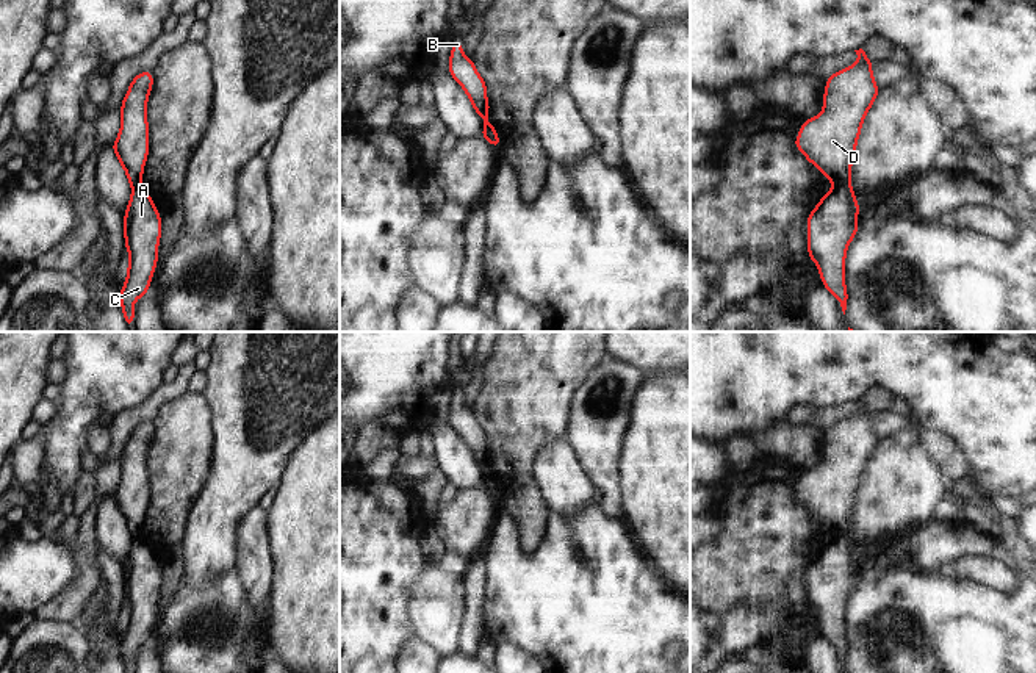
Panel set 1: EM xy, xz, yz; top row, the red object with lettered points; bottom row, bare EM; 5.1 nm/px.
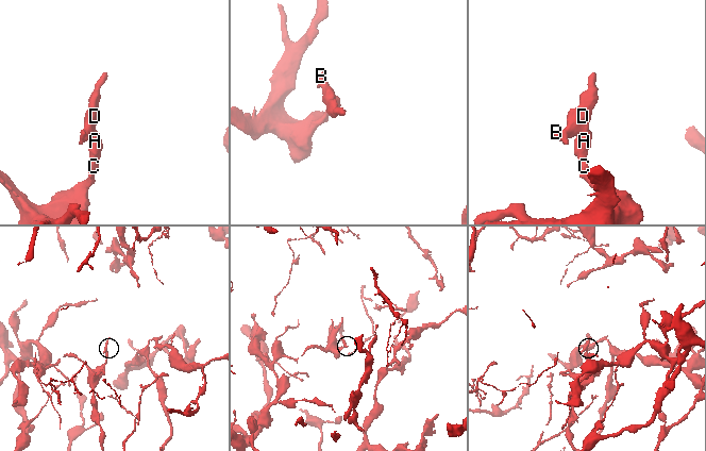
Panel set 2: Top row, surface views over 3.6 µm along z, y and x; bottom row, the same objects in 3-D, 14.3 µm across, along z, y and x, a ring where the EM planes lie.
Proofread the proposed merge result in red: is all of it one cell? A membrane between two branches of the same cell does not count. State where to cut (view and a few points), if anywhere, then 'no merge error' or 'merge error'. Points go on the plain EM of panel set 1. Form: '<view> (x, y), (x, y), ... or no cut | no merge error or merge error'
xz (489, 473), (482, 487) | merge error

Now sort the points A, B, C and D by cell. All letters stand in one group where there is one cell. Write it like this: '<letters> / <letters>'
A C / B D

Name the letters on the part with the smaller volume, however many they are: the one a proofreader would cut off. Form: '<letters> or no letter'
B, D

